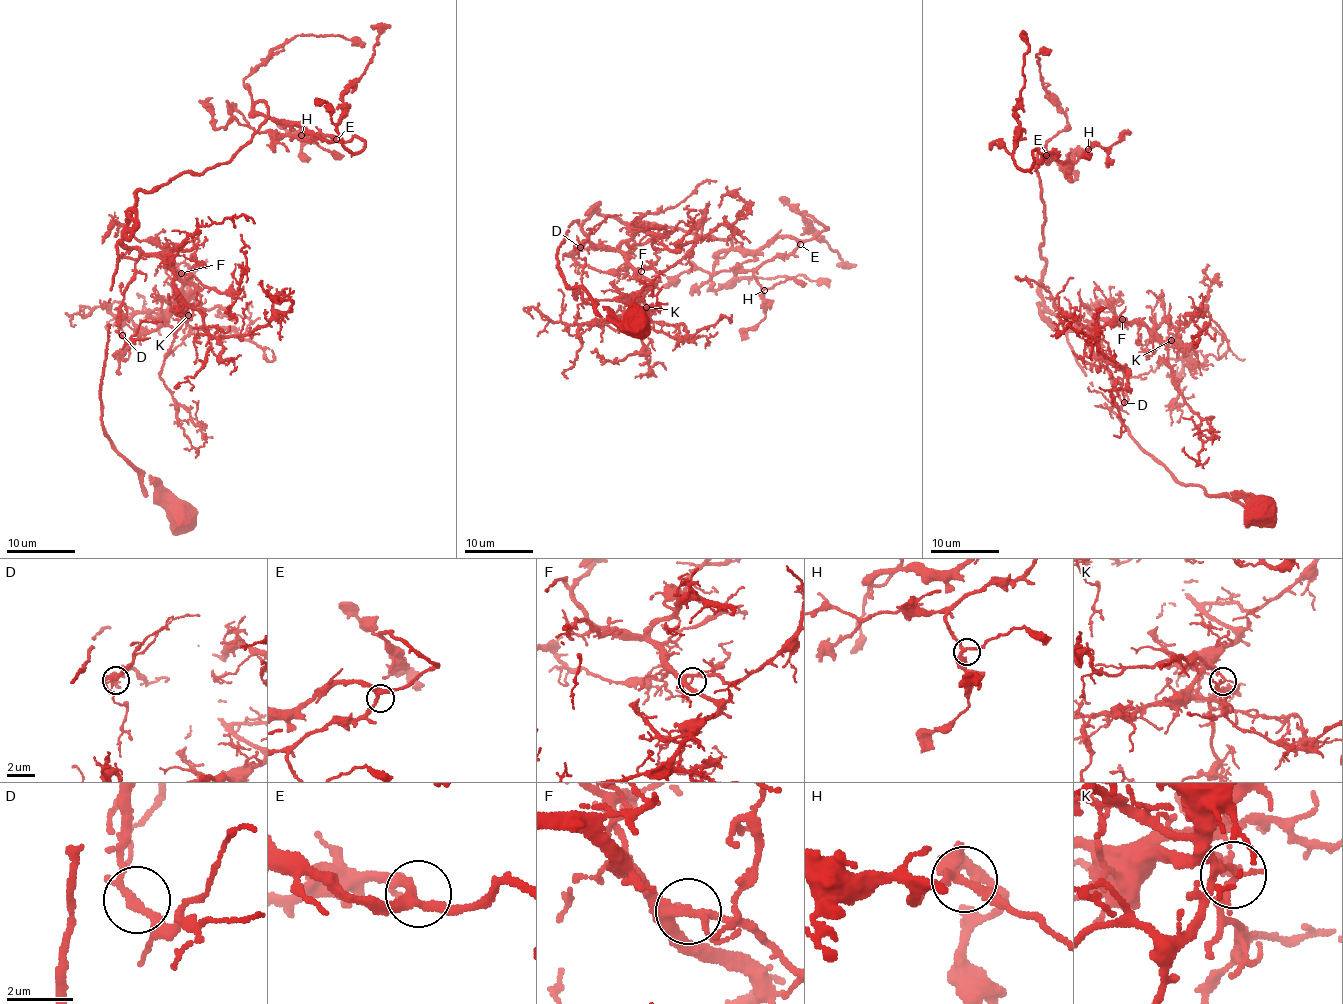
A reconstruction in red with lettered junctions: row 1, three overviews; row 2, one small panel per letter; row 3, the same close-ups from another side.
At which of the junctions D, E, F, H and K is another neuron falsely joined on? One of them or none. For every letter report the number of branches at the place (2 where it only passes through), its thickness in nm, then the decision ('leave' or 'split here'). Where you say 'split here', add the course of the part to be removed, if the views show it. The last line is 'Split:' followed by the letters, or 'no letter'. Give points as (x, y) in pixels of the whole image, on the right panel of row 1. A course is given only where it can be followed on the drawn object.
D: 3 branches meet; 200 nm thick; leave
E: 3 branches meet; 260 nm thick; leave
F: 3 branches meet; 240 nm thick; leave
H: 3 branches meet; 240 nm thick; leave
K: 2 branches meet; 190 nm thick; leave
Split: no letter

